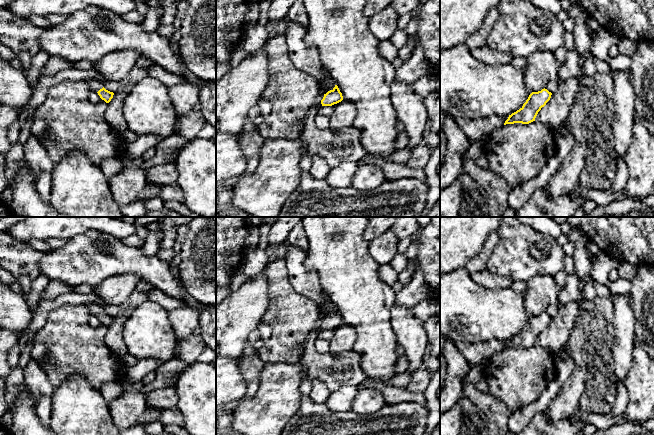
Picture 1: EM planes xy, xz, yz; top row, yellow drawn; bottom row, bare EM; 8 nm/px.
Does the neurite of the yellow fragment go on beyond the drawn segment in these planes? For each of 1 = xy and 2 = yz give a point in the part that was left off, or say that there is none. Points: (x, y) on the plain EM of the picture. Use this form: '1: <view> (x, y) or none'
1: xy (95, 309)
2: none

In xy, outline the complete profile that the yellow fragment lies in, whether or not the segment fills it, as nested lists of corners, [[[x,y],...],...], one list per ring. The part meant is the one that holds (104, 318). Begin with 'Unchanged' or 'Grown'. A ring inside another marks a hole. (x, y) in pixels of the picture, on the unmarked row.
Grown. [[[89,303],[87,305],[91,314],[96,315],[102,324],[104,324],[106,327],[109,327],[111,325],[114,317],[106,314],[99,304]]]

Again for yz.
Unchanged. [[[545,312],[538,316],[532,316],[523,330],[509,339],[504,349],[514,347],[529,348],[535,345],[538,336],[550,324],[551,319],[552,317]]]

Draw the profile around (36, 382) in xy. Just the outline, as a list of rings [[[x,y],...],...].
[[[30,359],[23,370],[25,387],[35,399],[35,413],[45,427],[50,427],[54,388],[36,360]]]

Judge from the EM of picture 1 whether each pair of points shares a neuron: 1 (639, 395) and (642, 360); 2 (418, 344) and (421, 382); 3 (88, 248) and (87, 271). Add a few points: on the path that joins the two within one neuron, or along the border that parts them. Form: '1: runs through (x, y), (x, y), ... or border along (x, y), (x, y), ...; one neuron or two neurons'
1: runs through (639, 386), (642, 369); one neuron
2: border along (422, 363), (413, 374); two neurons
3: runs through (88, 254), (87, 265); one neuron

